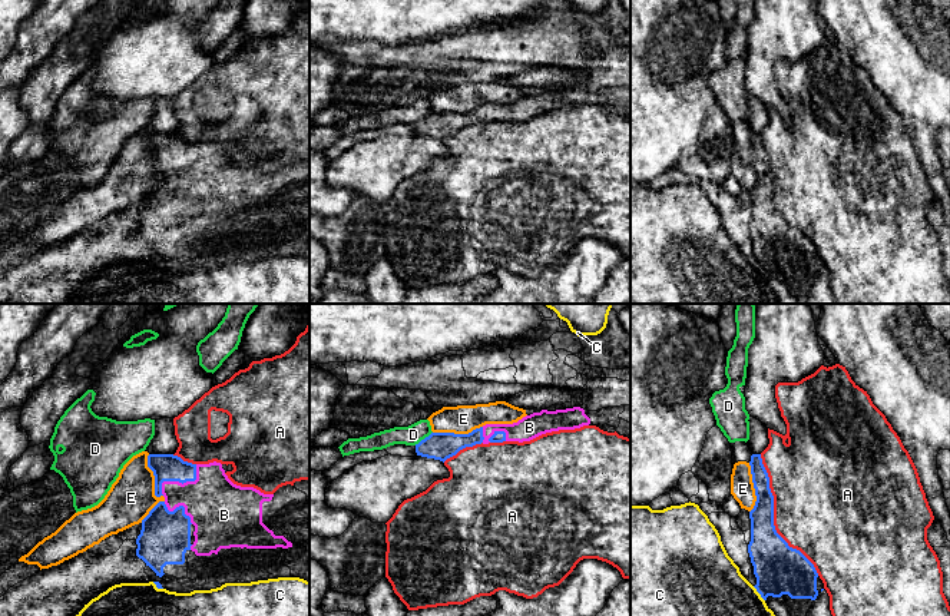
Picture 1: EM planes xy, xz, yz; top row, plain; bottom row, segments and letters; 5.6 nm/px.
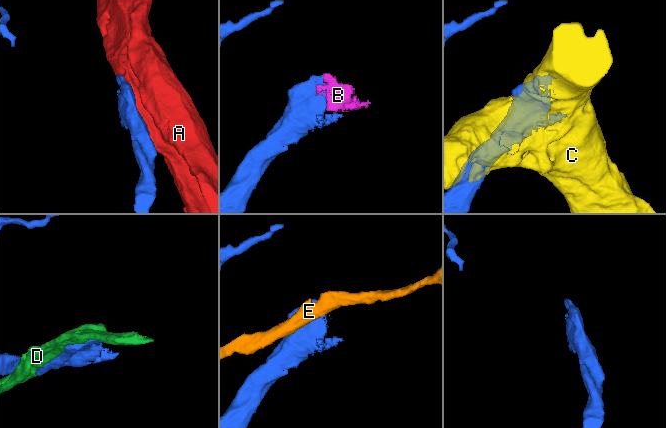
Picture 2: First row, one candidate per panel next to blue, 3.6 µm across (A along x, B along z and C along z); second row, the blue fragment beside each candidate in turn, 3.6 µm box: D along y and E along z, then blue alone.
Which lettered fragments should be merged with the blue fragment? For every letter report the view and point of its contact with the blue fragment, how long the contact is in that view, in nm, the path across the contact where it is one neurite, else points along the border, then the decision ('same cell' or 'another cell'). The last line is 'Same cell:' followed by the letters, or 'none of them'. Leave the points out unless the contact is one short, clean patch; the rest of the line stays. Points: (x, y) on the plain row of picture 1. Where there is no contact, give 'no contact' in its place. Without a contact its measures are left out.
A: yz (773, 196) | 750 nm | another cell
B: xy (181, 161) | 260 nm | same cell
C: yz (758, 271) | 110 nm | along yz (752, 265), (764, 280) | another cell
D: xz (424, 118) | 130 nm | another cell
E: xz (457, 113) | 280 nm | another cell
Same cell: B

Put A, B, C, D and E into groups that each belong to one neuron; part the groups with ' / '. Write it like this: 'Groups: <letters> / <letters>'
Groups: A / B / C / D / E

